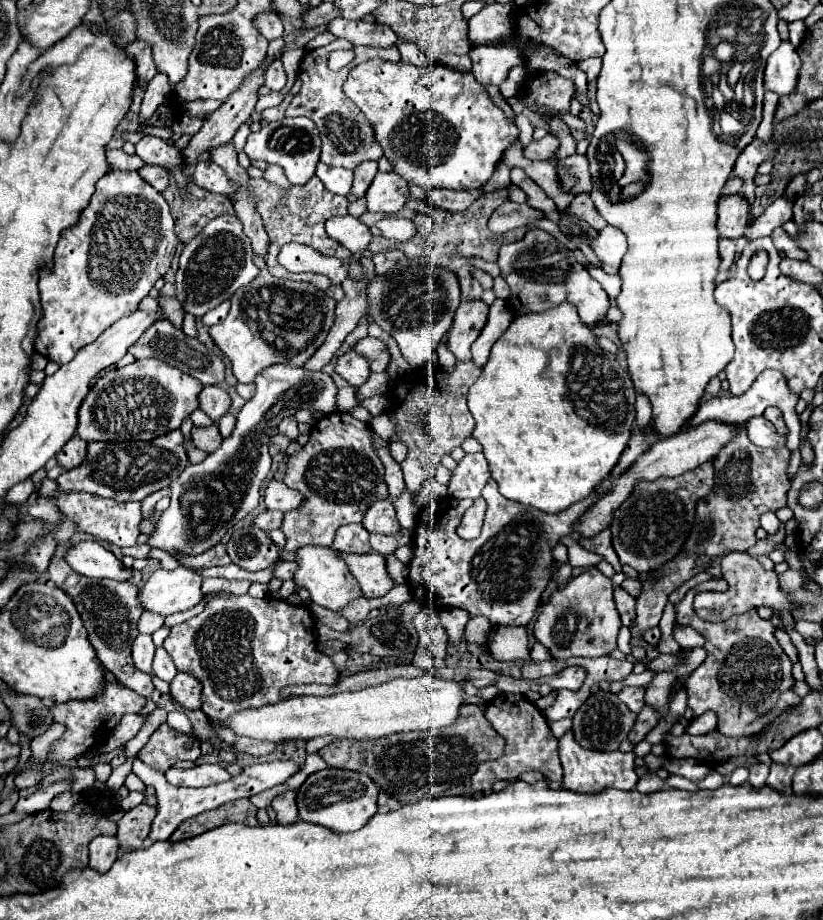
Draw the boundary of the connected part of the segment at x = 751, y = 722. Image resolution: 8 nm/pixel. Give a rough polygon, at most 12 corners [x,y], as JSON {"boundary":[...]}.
{"boundary":[[687,591],[677,623],[705,637],[687,677],[693,715],[717,731],[755,735],[789,705],[791,661],[757,609],[707,623]]}

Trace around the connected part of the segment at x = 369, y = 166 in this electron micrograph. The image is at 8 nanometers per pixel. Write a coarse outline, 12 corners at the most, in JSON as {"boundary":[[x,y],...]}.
{"boundary":[[377,161],[355,167],[351,193],[363,197],[373,183]]}

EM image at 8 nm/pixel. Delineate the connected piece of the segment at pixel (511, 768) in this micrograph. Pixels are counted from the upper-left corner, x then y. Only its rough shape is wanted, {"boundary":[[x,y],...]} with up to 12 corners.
{"boundary":[[503,693],[485,717],[505,753],[471,777],[475,791],[563,769],[543,713],[525,695]]}

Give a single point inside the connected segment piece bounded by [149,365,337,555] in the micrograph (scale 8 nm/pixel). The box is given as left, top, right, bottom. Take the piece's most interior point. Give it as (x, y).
(225, 487)

